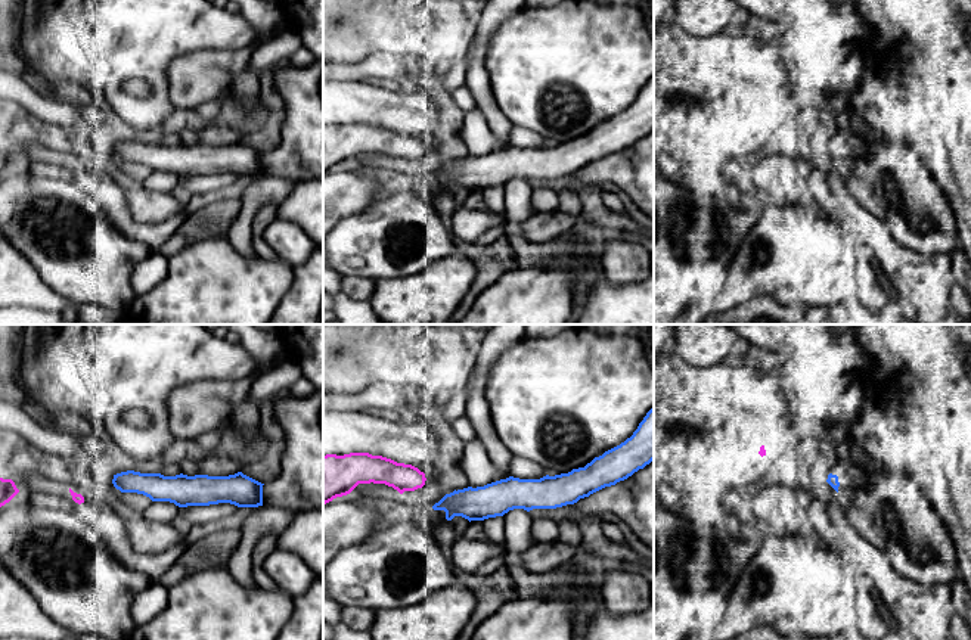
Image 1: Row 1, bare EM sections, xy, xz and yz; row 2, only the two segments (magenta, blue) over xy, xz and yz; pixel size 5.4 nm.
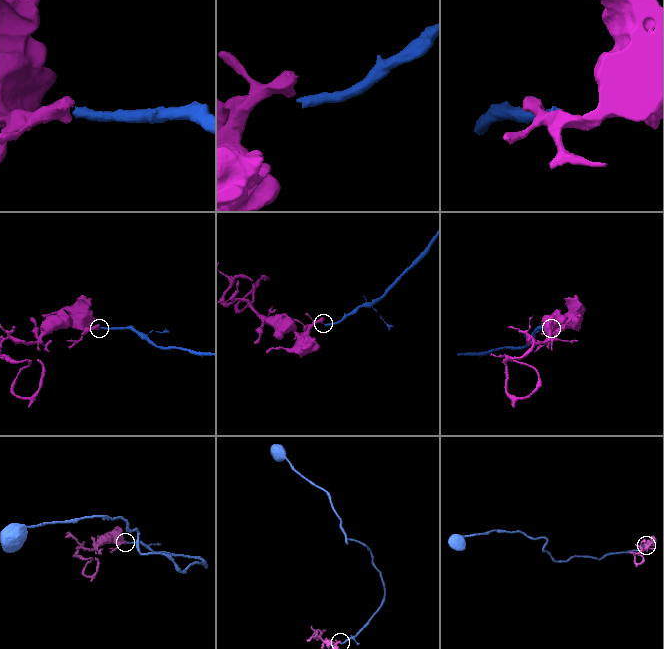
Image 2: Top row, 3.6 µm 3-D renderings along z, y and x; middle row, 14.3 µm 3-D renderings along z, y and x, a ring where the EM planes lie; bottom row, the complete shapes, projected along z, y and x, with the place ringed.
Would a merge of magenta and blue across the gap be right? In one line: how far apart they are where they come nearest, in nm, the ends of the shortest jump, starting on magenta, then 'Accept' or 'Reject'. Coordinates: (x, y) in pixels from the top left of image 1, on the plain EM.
Distance 120 nm. Across: xz (421, 157), (436, 173). Reject

